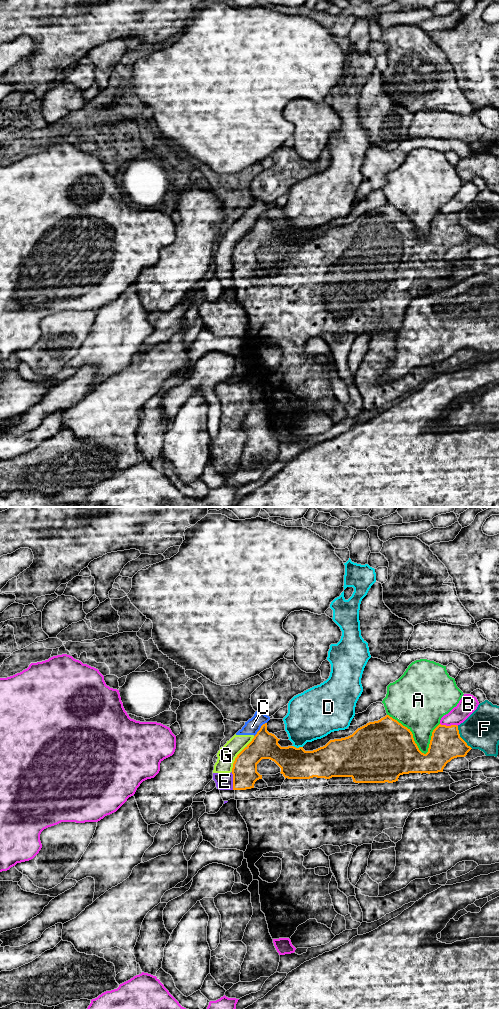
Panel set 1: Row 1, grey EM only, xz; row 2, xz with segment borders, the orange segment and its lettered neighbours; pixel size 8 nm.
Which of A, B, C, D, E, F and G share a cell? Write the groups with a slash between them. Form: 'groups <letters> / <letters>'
groups A / B / C E G / D / F

